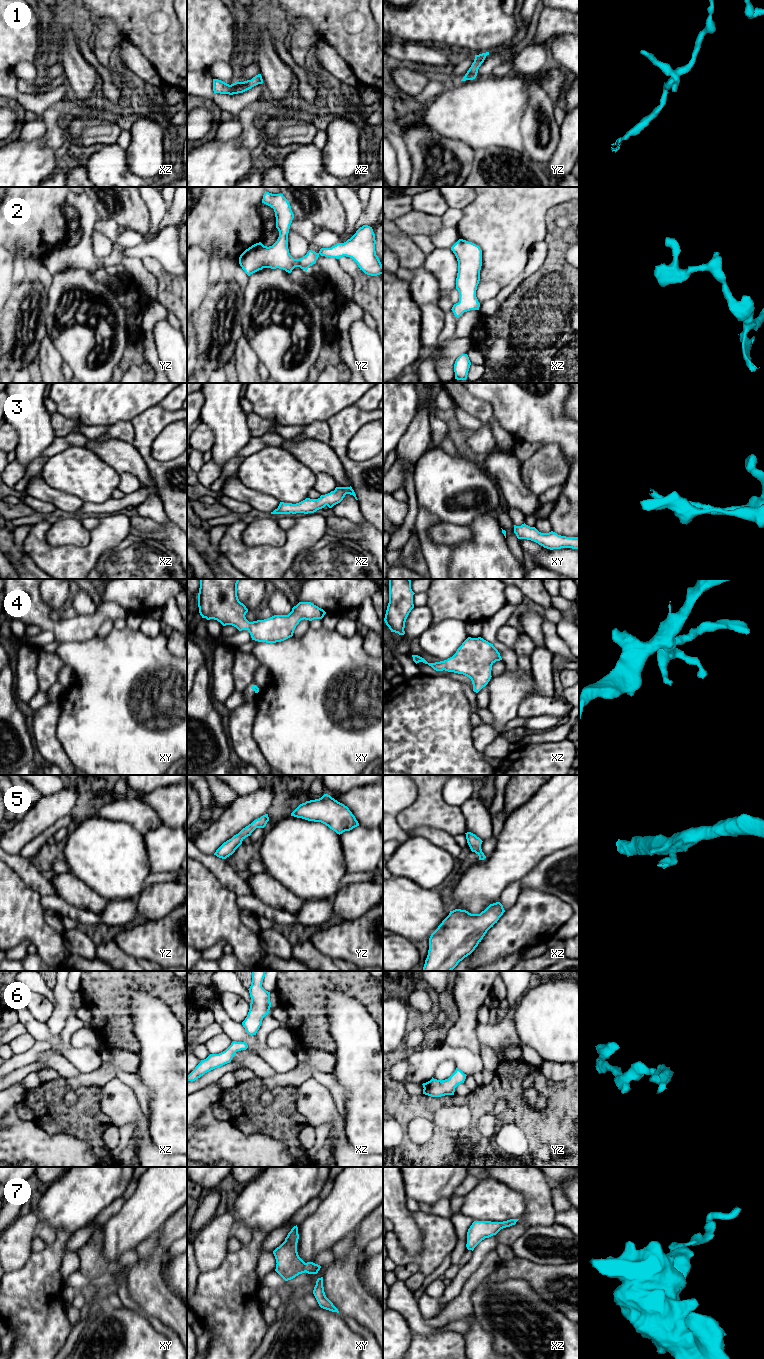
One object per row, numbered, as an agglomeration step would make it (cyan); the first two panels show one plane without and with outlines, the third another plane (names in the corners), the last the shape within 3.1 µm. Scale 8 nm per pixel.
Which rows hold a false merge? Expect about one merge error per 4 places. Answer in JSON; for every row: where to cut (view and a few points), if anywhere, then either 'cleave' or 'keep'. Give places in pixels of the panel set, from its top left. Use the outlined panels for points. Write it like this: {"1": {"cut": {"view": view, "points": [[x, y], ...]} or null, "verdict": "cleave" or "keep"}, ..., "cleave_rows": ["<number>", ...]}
{"1": {"cut": null, "verdict": "keep"}, "2": {"cut": null, "verdict": "keep"}, "3": {"cut": null, "verdict": "keep"}, "4": {"cut": null, "verdict": "keep"}, "5": {"cut": null, "verdict": "keep"}, "6": {"cut": null, "verdict": "keep"}, "7": {"cut": null, "verdict": "keep"}, "cleave_rows": []}

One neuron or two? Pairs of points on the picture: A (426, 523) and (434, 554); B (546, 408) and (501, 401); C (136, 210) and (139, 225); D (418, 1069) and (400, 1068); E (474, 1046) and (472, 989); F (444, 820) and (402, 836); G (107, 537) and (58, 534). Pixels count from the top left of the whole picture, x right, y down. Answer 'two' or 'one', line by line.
A: one
B: one
C: one
D: two
E: one
F: two
G: two

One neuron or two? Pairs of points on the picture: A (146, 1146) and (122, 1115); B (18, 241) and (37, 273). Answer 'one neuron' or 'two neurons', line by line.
A: one neuron
B: one neuron

